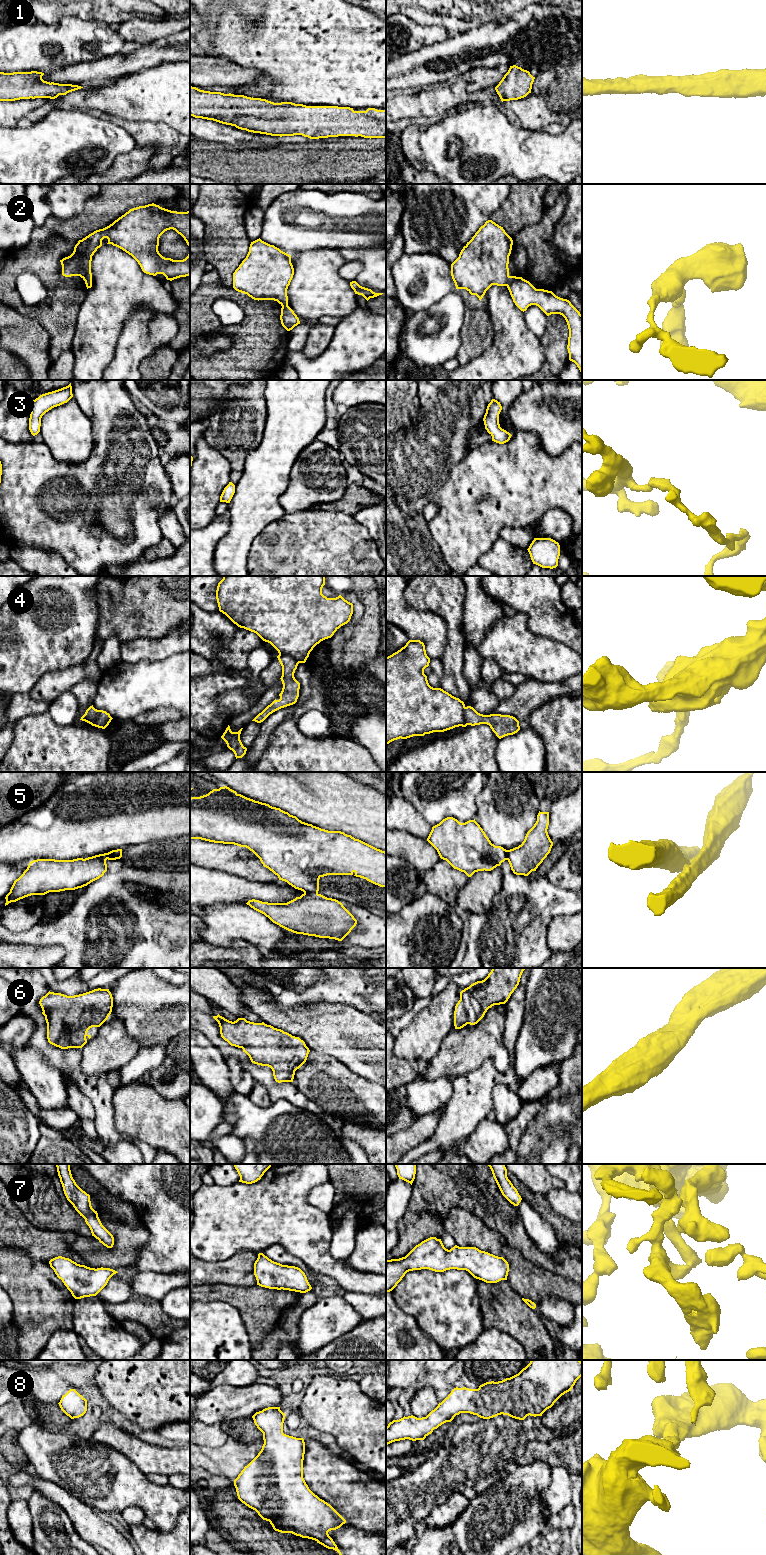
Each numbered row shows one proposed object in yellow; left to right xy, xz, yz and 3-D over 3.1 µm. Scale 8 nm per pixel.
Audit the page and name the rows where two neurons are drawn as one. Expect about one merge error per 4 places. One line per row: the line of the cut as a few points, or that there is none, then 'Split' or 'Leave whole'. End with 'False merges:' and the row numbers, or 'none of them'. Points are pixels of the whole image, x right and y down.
1: No split. Leave whole
2: Split along yz (510, 276), (506, 285). Split
3: No split. Leave whole
4: Split along xz (279, 654), (287, 654), (298, 663). Split
5: Split along xz (304, 892), (317, 893). Split
6: No split. Leave whole
7: No split. Leave whole
8: No split. Leave whole
False merges: 2, 4, 5

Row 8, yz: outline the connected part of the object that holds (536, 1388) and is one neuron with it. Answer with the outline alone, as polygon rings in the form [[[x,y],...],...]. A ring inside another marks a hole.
[[[531,1360],[518,1374],[498,1382],[486,1382],[478,1389],[454,1388],[451,1393],[426,1417],[413,1415],[393,1420],[386,1427],[386,1445],[400,1440],[424,1440],[429,1434],[446,1422],[451,1422],[460,1413],[470,1413],[483,1419],[508,1415],[524,1420],[527,1416],[542,1414],[565,1393],[571,1391],[582,1376],[580,1360]]]

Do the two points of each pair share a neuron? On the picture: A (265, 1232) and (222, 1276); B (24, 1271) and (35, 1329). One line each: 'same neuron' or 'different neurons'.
A: different neurons
B: same neuron

